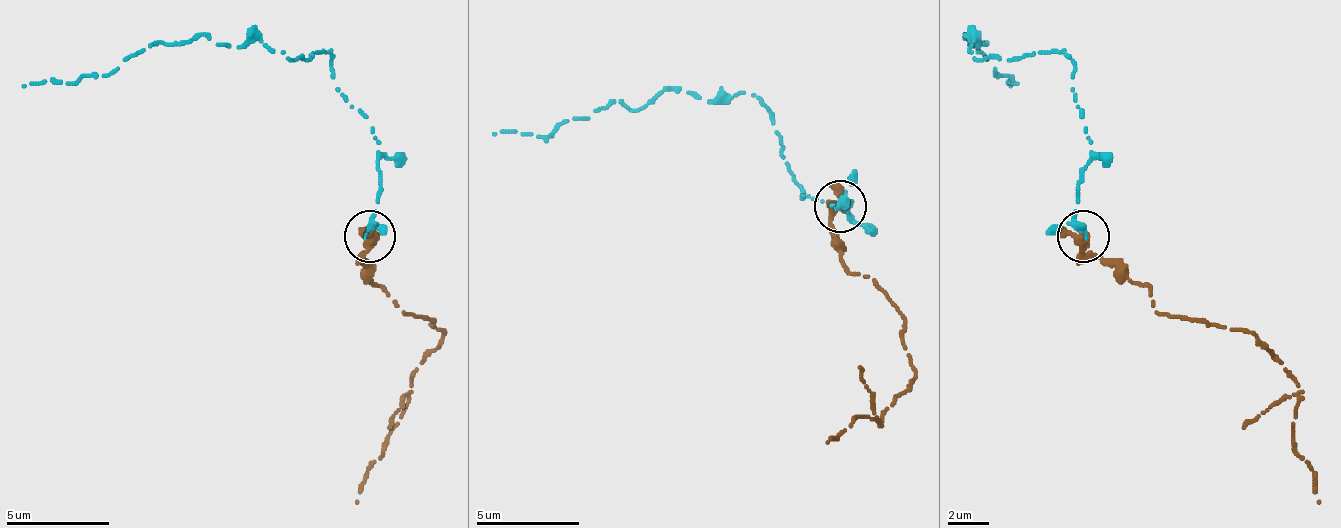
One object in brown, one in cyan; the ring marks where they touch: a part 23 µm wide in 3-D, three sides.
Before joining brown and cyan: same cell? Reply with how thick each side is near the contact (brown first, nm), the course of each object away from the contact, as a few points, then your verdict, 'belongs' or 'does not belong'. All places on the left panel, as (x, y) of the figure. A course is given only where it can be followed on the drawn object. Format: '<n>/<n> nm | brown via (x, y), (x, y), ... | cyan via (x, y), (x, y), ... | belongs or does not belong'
300/380 nm | brown via (371, 237), (360, 268), (407, 315), (433, 320), (443, 341), (355, 502) | cyan via (371, 232), (376, 139), (324, 51), (293, 61), (195, 35), (107, 77), (24, 87) | belongs

